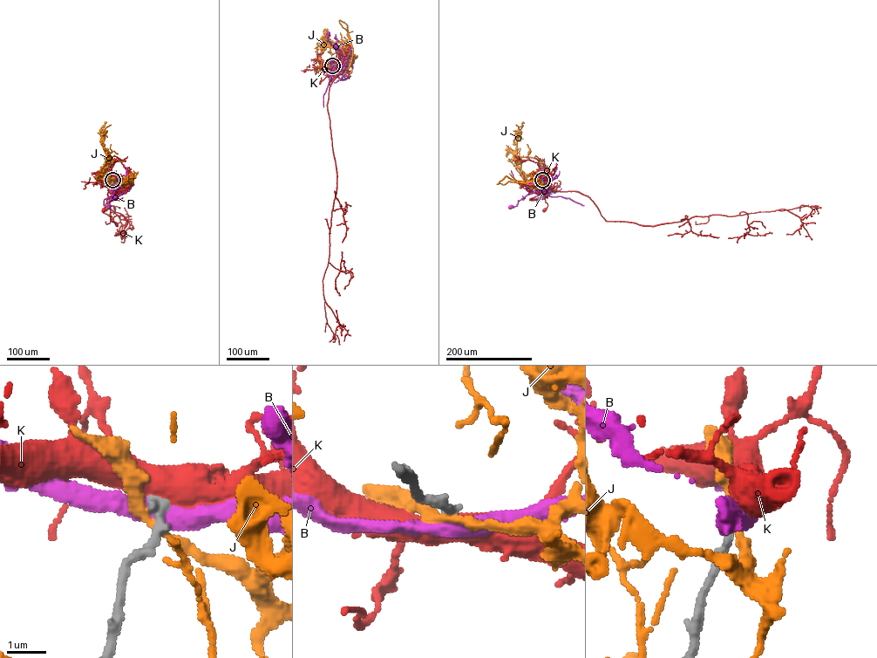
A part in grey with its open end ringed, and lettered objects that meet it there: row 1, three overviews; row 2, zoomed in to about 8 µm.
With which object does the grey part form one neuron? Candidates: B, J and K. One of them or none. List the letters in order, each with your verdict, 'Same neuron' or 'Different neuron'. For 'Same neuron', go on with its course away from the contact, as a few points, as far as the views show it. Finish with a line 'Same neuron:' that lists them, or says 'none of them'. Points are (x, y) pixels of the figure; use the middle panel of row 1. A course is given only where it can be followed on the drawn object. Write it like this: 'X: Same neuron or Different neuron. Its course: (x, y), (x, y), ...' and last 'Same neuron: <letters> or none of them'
B: Different neuron
J: Different neuron
K: Same neuron. Its course: (332, 65), (335, 71), (326, 67), (325, 71), (322, 68)
Same neuron: K

